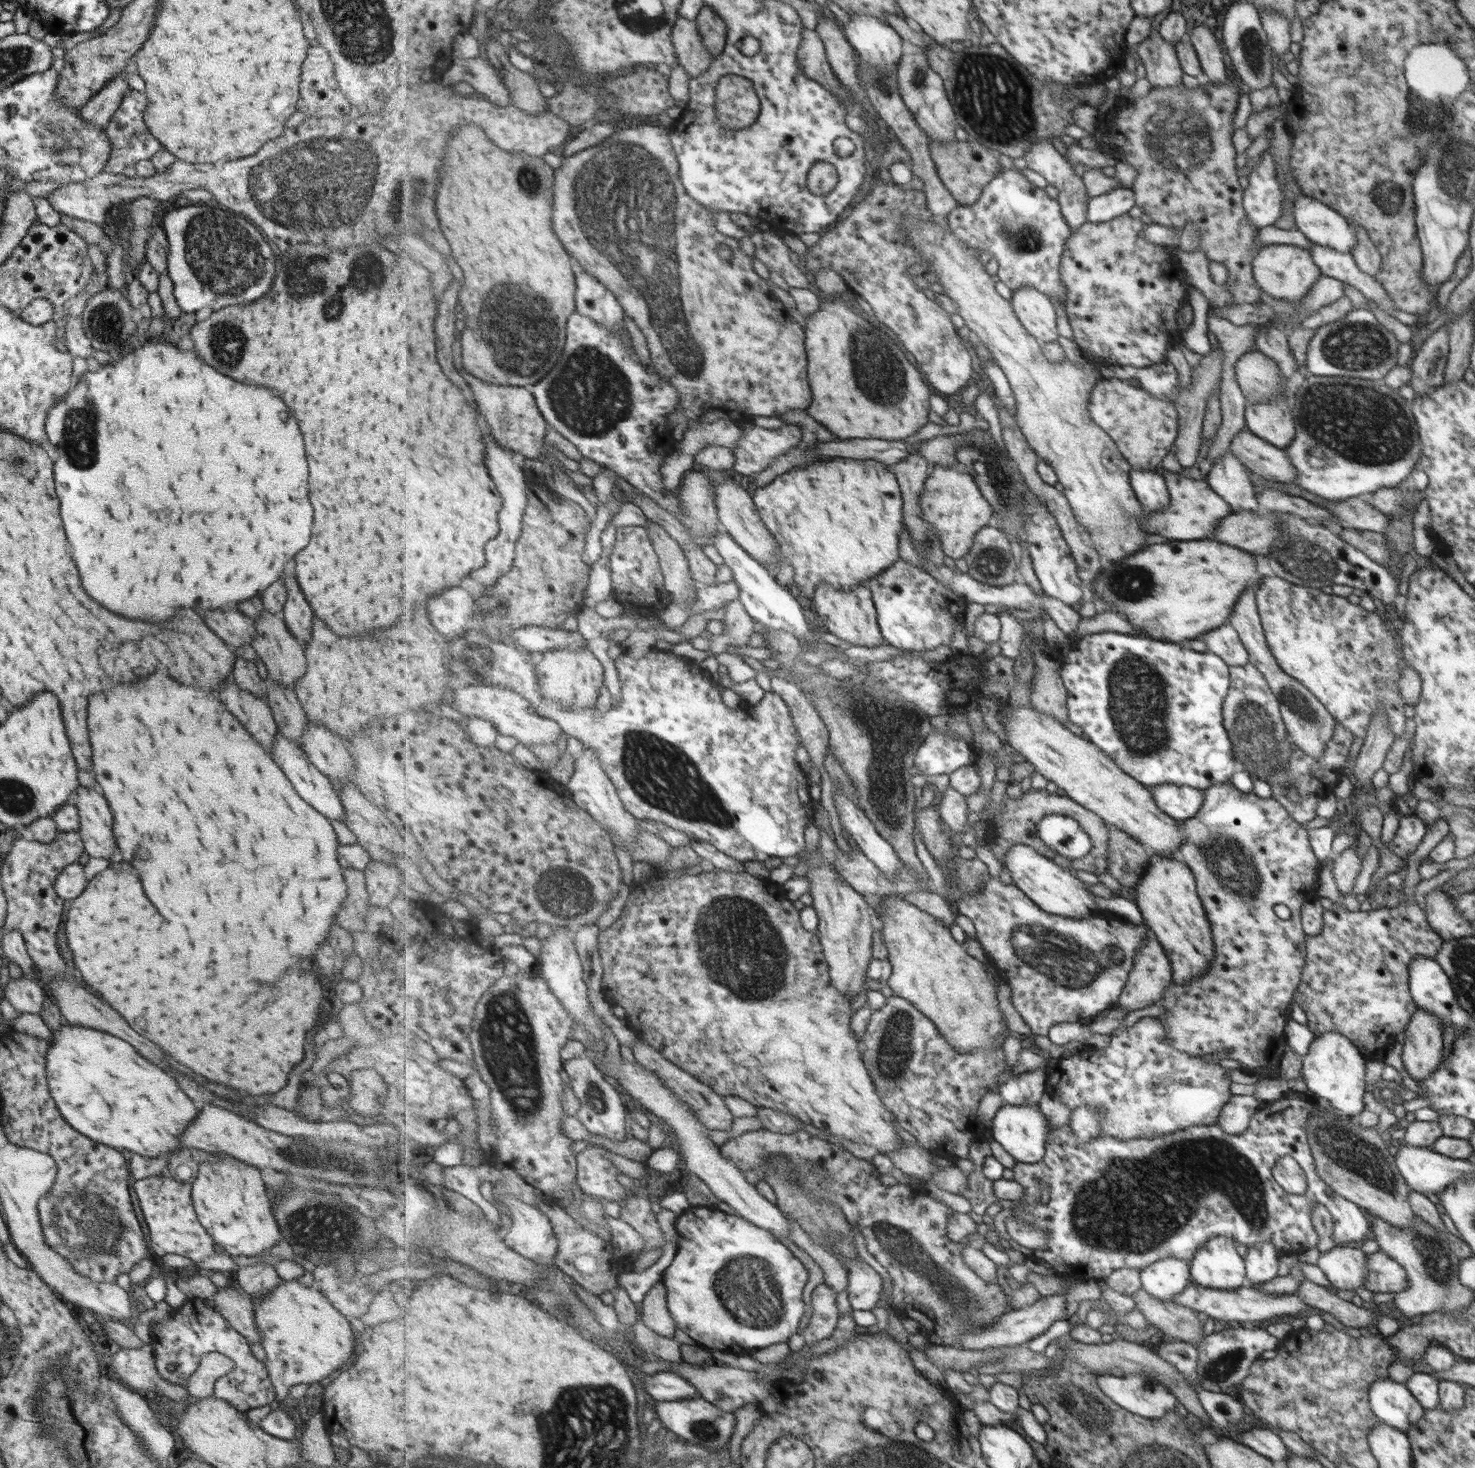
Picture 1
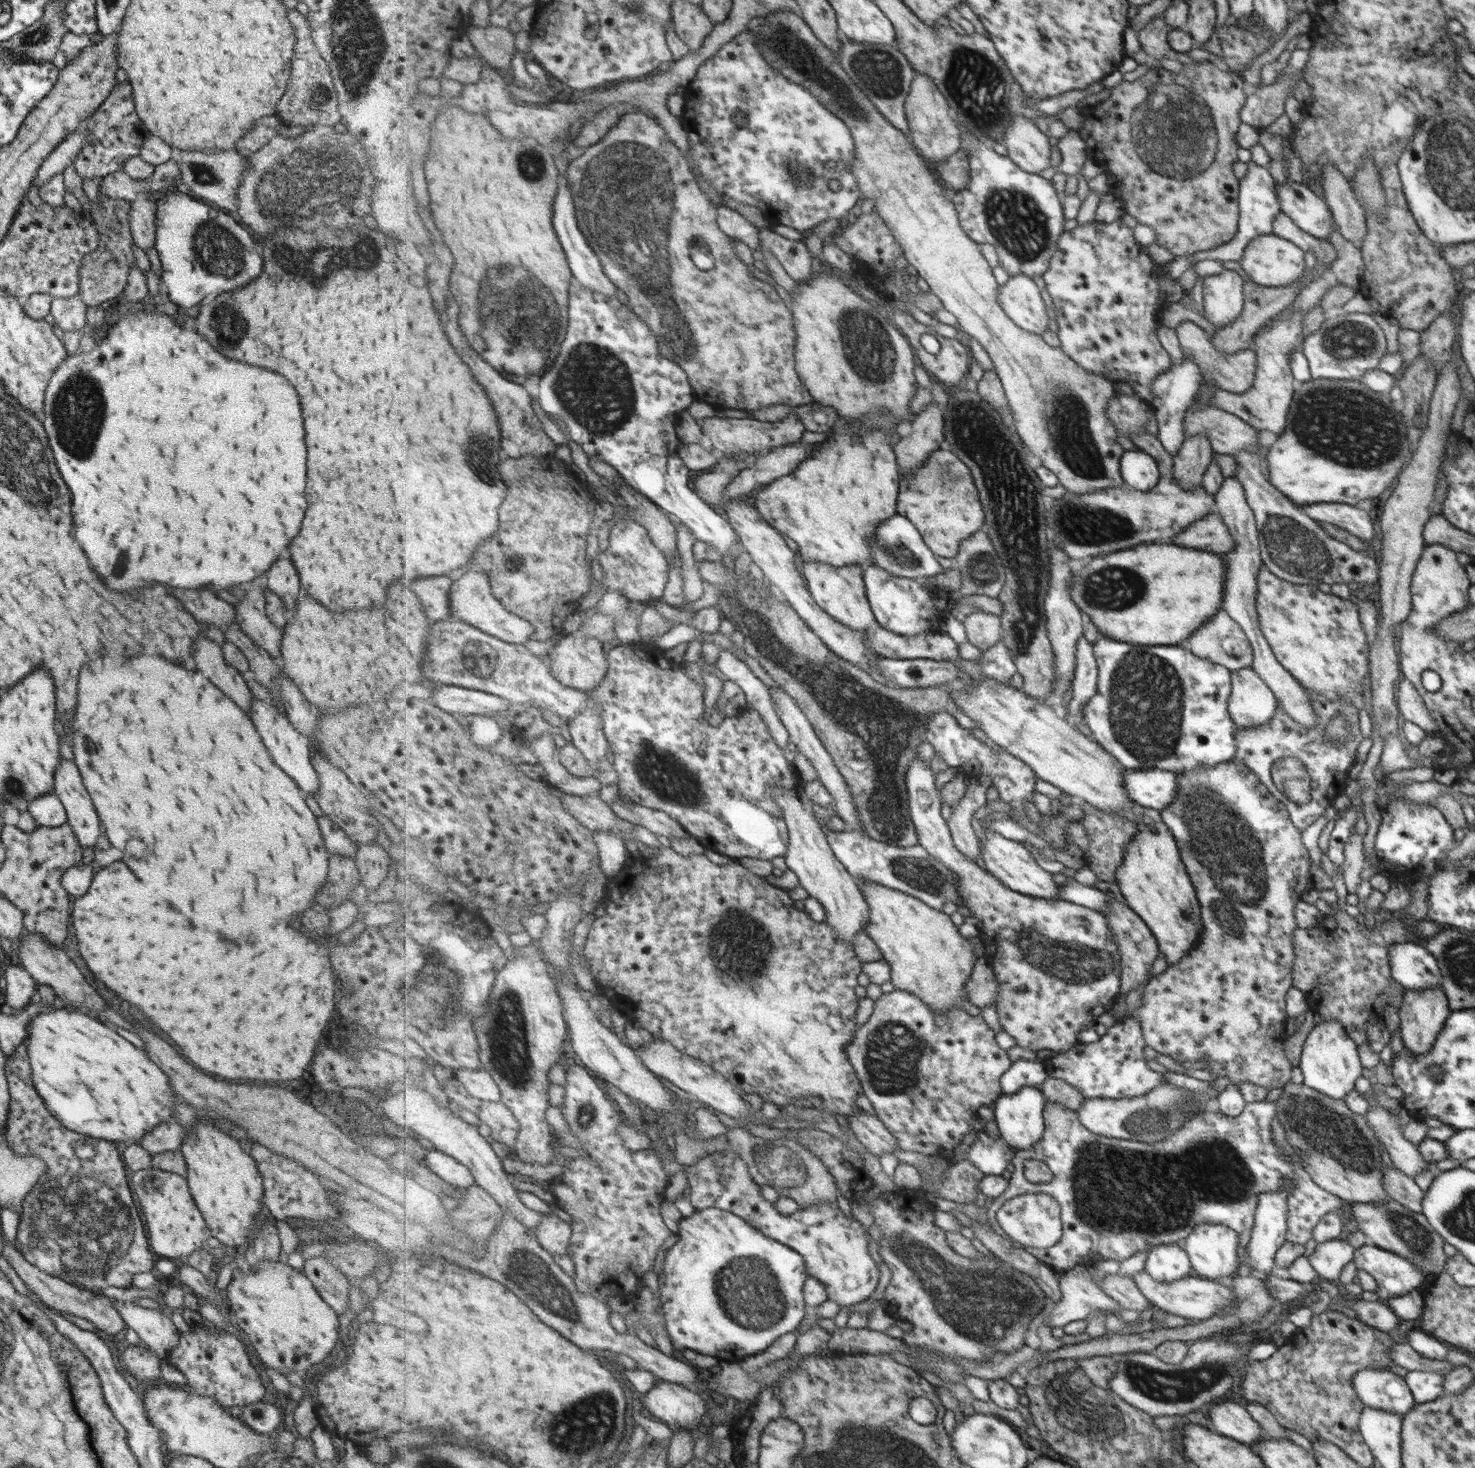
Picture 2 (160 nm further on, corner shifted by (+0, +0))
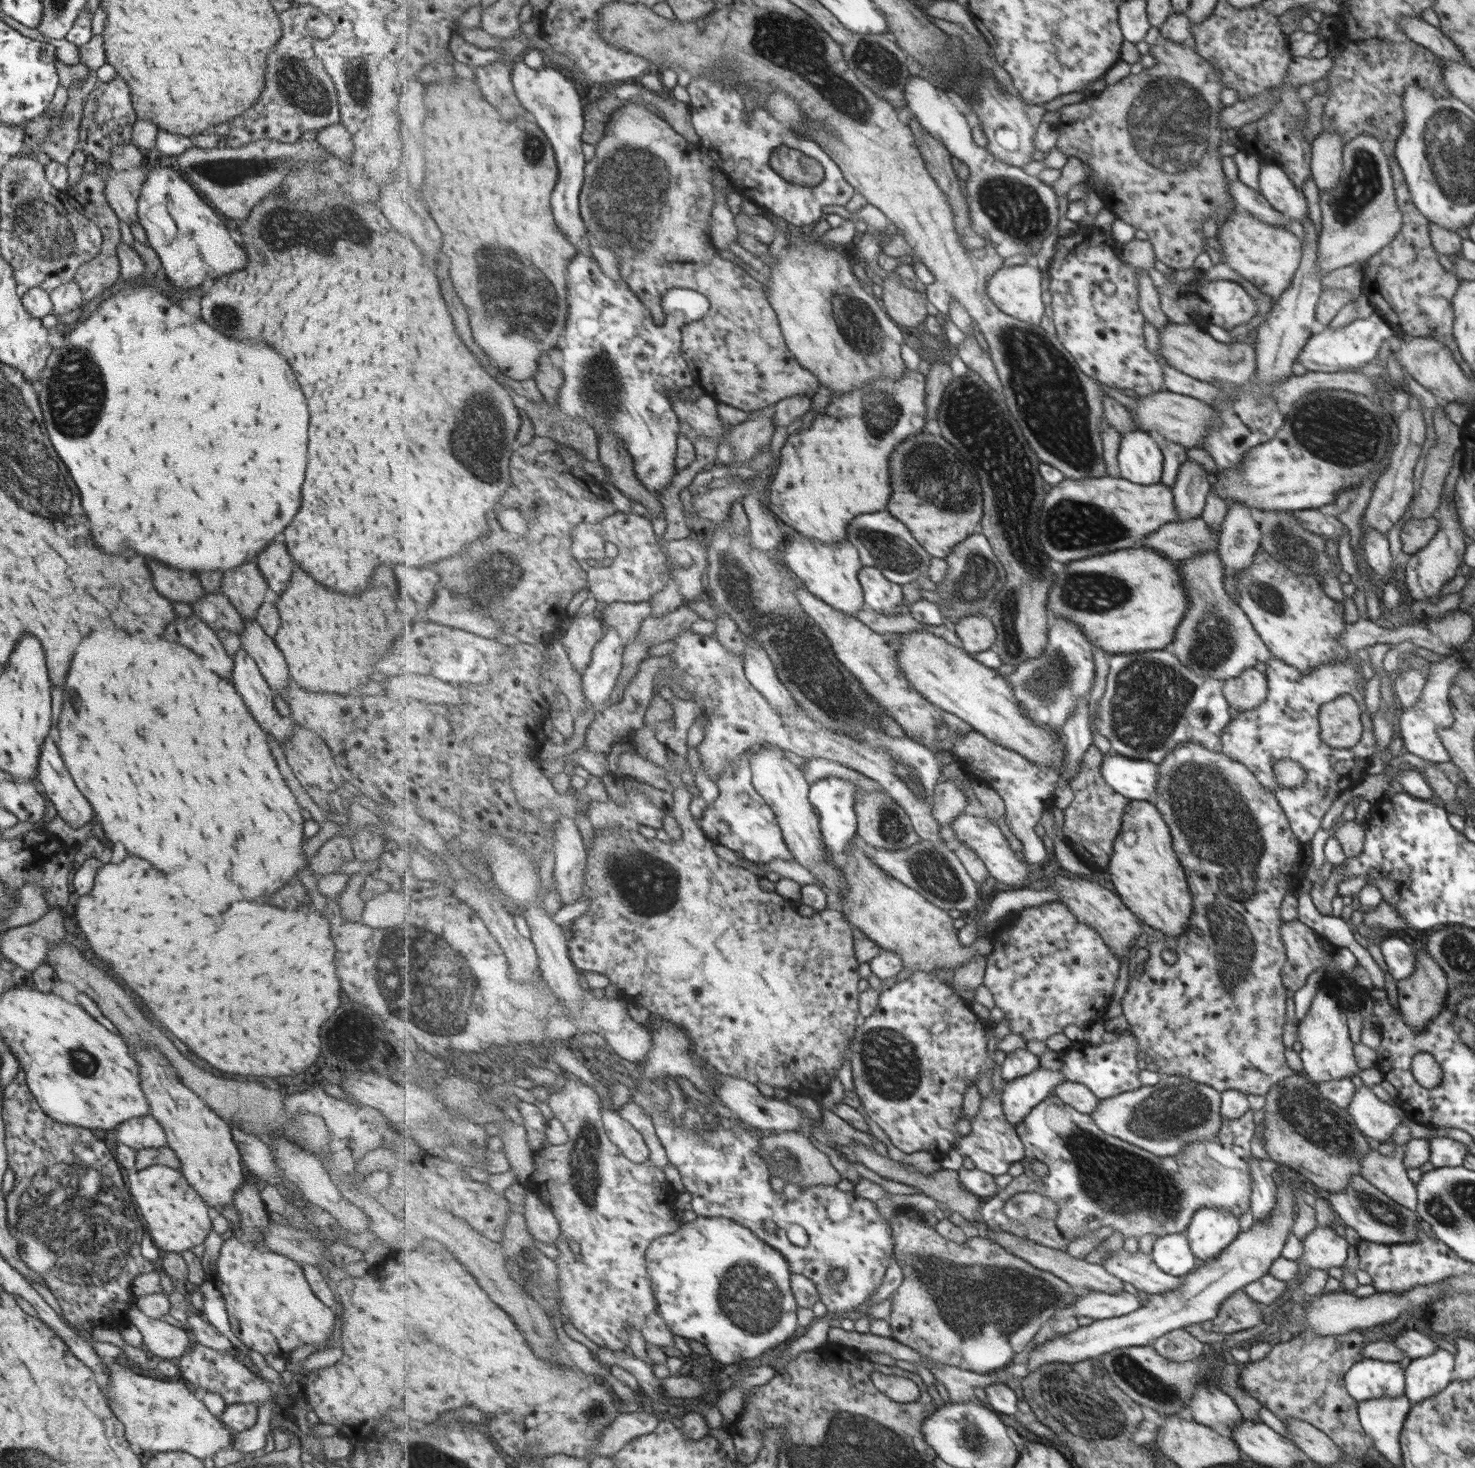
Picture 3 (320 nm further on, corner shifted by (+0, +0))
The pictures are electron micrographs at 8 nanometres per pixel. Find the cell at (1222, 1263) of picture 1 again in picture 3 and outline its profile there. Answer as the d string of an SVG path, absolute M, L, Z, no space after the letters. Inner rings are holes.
M1205 1207L1192 1214L1187 1231L1185 1237L1193 1256L1205 1262L1235 1240L1239 1224L1226 1210Z

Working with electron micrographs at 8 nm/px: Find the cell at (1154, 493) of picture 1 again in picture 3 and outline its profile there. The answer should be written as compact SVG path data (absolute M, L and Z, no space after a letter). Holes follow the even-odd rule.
M1145 431L1120 434L1116 461L1120 477L1140 485L1154 485L1163 476L1164 455Z

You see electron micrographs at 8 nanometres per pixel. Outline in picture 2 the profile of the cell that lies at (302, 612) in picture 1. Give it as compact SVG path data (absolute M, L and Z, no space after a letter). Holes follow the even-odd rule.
M287 558L275 560L273 566L265 572L267 576L267 588L271 590L277 598L281 598L284 607L289 614L291 608L295 606L297 594L299 594L299 584L297 584L297 574Z

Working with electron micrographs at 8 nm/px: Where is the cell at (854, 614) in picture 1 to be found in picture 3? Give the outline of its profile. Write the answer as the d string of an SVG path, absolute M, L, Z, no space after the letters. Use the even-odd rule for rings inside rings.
M788 531L790 539L783 546L785 566L795 575L801 585L827 604L841 609L849 616L859 610L868 609L864 588L860 582L860 572L864 563L860 552L849 542L835 542L833 546L805 538L797 531Z

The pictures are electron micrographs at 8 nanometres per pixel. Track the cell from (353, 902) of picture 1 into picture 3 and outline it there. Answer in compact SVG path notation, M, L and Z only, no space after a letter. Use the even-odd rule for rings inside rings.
M336 834L324 842L313 857L311 872L322 874L337 872L338 867L355 858L348 836Z

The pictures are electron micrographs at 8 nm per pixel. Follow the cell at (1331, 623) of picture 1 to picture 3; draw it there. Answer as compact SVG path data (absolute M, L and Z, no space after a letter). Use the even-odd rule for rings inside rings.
M1263 549L1257 550L1257 562L1252 562L1249 570L1237 574L1237 587L1240 588L1239 600L1235 602L1251 620L1252 626L1261 642L1268 648L1271 657L1289 663L1303 674L1311 673L1321 665L1336 665L1337 662L1349 662L1351 653L1341 645L1339 634L1345 630L1341 618L1343 608L1325 596L1322 586L1315 580L1315 575L1293 574L1282 562L1273 559Z

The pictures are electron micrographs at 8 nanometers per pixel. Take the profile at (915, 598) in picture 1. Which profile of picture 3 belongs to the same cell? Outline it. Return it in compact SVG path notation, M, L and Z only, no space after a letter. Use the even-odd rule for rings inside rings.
M865 567L860 572L860 582L868 609L884 615L909 613L909 606L903 605L903 588L888 580L881 570Z

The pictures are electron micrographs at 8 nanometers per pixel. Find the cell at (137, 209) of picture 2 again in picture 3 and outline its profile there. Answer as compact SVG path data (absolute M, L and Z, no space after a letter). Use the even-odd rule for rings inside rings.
M111 166L101 168L104 179L103 192L107 204L113 209L119 221L139 223L136 215L136 200L141 183L145 180L146 168L136 166L116 171Z

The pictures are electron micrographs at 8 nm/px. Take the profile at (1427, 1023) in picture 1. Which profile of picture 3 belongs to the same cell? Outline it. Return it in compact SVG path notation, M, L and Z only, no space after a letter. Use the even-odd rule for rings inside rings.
M1415 950L1417 964L1415 972L1409 977L1402 978L1397 982L1397 1004L1401 1018L1411 1030L1421 1032L1427 1030L1433 1019L1440 1016L1444 1009L1445 990L1447 990L1447 976L1441 970L1440 965L1428 953L1428 951Z

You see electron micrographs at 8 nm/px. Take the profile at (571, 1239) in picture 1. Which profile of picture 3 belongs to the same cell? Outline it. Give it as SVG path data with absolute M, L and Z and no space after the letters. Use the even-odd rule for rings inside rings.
M529 1190L526 1192L522 1209L529 1232L536 1240L555 1245L561 1236L560 1222L537 1192Z

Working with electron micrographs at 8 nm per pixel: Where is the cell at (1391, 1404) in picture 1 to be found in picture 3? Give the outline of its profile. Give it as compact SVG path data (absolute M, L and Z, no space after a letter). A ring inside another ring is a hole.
M1361 1359L1344 1374L1344 1386L1357 1402L1399 1397L1404 1392L1404 1370L1396 1362Z

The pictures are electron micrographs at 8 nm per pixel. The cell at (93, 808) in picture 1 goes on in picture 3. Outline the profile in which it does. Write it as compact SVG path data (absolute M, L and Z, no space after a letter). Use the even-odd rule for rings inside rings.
M50 737L42 742L37 761L36 780L56 810L57 816L71 828L88 823L93 814L87 799L75 787L61 762L57 747Z

